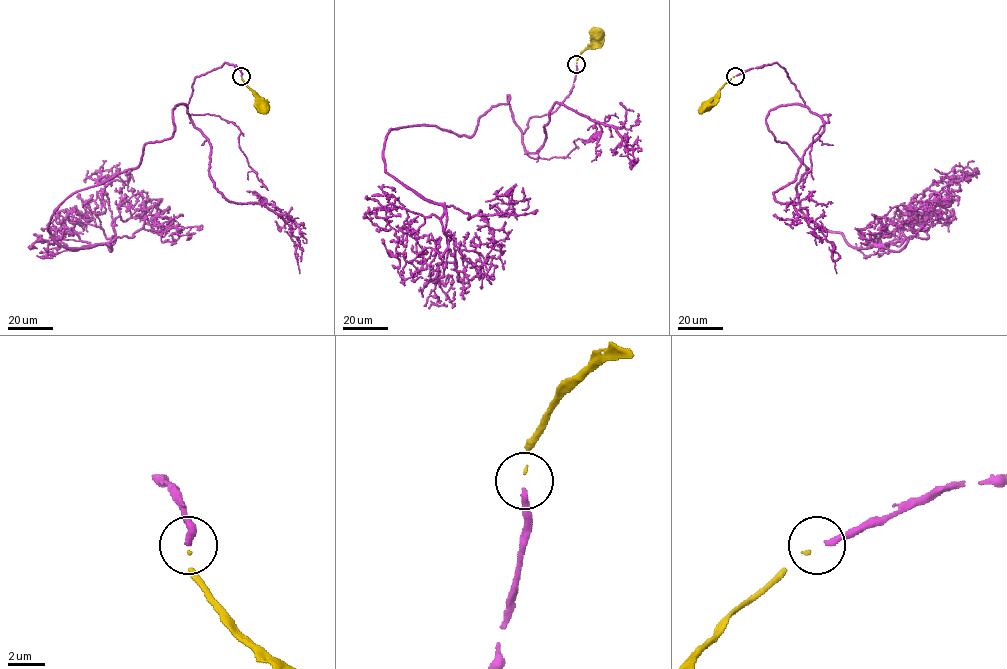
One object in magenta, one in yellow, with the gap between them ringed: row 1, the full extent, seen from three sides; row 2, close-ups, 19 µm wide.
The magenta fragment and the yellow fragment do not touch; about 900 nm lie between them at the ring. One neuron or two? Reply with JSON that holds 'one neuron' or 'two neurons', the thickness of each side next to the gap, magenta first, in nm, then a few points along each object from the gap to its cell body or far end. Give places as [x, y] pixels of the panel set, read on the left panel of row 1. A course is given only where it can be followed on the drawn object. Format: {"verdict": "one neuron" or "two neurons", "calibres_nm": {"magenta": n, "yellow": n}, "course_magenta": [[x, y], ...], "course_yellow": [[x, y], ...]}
{"verdict": "one neuron", "calibres_nm": {"magenta": 320, "yellow": 110}, "course_magenta": [[241, 75], [224, 63], [197, 76], [171, 137], [62, 202], [58, 243], [111, 251], [112, 167]], "course_yellow": [[241, 76], [265, 106]]}

